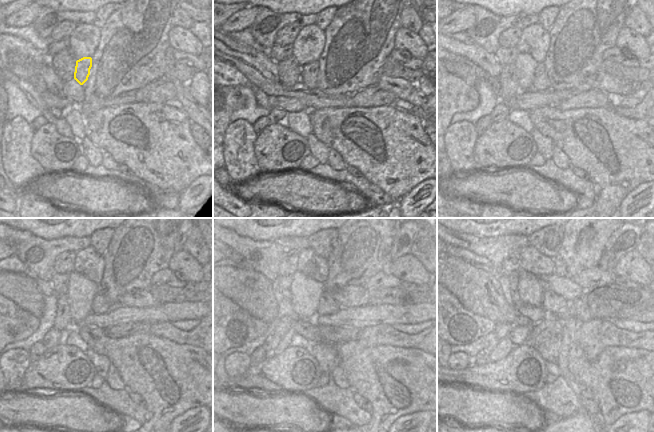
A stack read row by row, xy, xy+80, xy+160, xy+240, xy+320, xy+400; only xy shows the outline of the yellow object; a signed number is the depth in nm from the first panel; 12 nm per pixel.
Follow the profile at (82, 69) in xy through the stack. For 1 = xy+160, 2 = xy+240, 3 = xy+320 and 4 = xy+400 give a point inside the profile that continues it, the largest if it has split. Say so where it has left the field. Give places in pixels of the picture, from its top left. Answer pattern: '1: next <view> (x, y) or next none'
1: next xy+160 (541, 83)
2: next xy+240 (100, 305)
3: next xy+320 (327, 305)
4: next xy+400 (552, 302)

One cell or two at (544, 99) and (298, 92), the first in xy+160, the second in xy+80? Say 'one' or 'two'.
two

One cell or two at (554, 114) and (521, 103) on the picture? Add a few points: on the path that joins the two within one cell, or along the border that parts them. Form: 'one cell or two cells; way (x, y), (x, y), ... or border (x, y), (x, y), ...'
two cells; border (557, 106), (540, 106), (530, 111)

